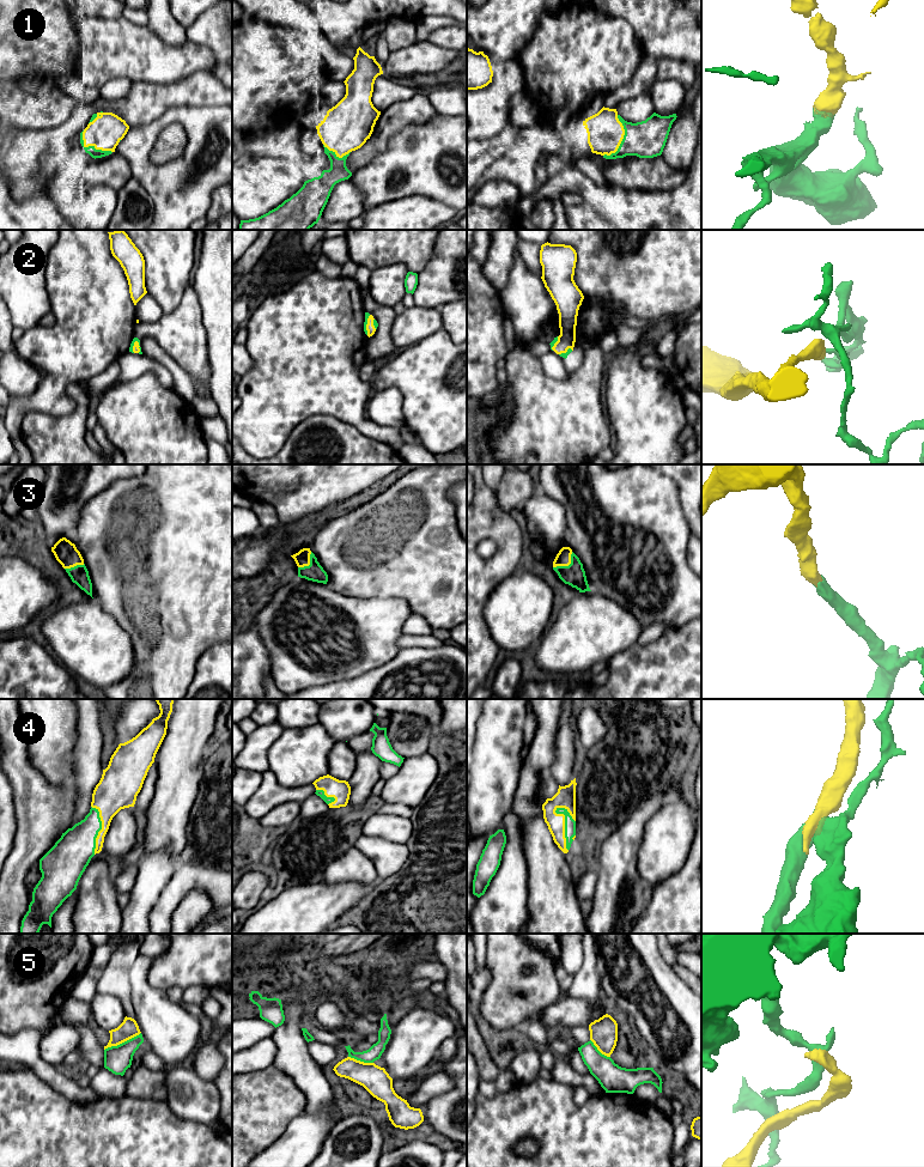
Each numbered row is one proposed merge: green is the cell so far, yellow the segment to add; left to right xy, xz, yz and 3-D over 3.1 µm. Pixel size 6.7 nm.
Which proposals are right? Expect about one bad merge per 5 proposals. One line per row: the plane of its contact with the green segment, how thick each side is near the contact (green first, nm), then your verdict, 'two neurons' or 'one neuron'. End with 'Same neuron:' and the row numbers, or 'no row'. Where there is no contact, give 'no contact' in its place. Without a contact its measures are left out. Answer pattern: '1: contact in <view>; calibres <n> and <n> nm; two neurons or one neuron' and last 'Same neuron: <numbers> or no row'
1: contact in yz; calibres 260 and 240 nm; one neuron
2: contact in xy; calibres 30 and 50 nm; two neurons
3: contact in yz; calibres 150 and 100 nm; one neuron
4: contact in yz; calibres 80 and 140 nm; one neuron
5: contact in xy; calibres 180 and 120 nm; two neurons
Same neuron: 1, 3, 4

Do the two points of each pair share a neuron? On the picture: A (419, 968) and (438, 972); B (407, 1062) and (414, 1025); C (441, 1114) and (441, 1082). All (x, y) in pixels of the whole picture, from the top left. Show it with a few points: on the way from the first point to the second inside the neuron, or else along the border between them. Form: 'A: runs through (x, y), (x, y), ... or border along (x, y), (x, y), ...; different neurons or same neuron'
A: runs through (424, 968), (433, 971); same neuron
B: runs through (407, 1052), (414, 1043), (414, 1034); same neuron
C: border along (454, 1086), (447, 1092), (433, 1095), (421, 1107); different neurons

